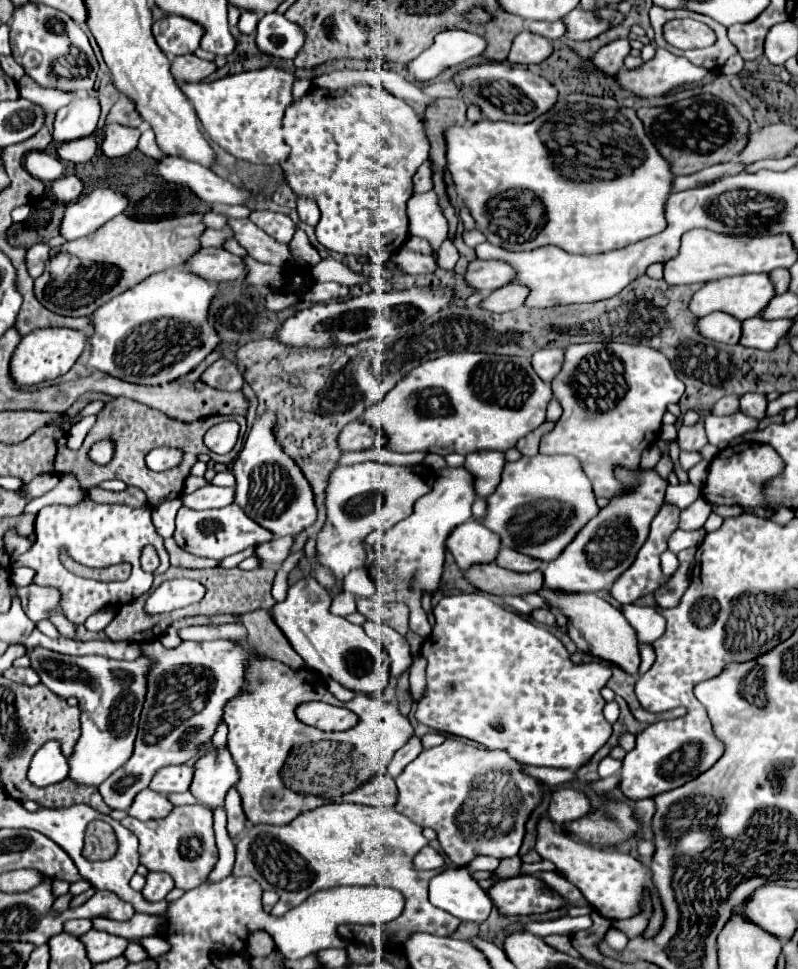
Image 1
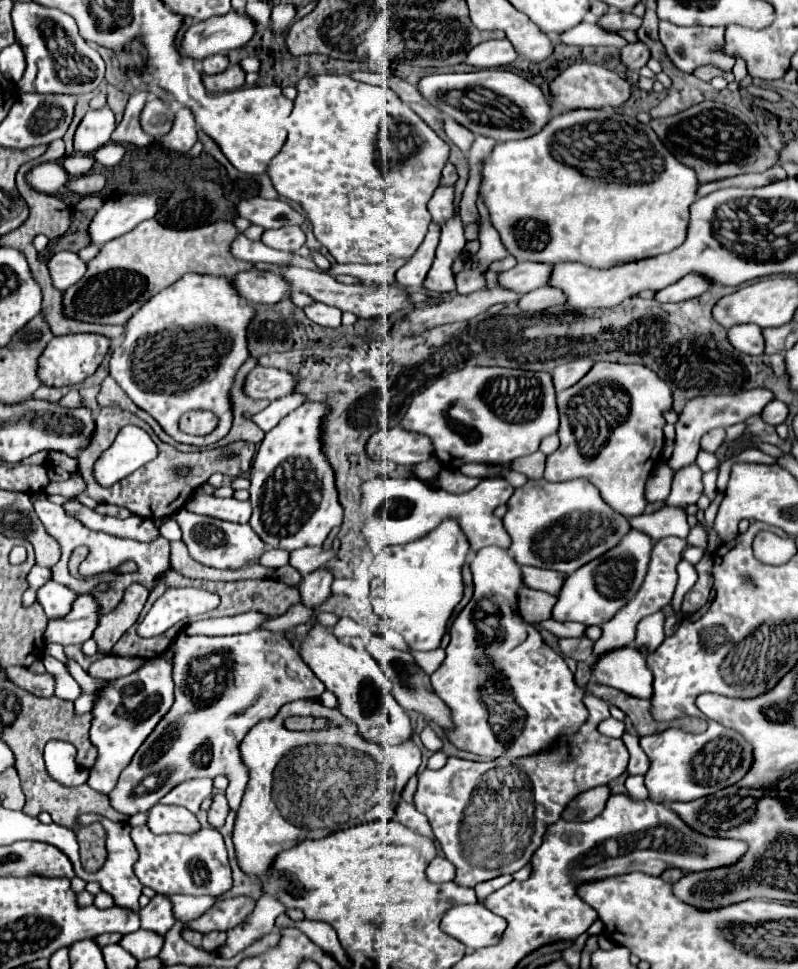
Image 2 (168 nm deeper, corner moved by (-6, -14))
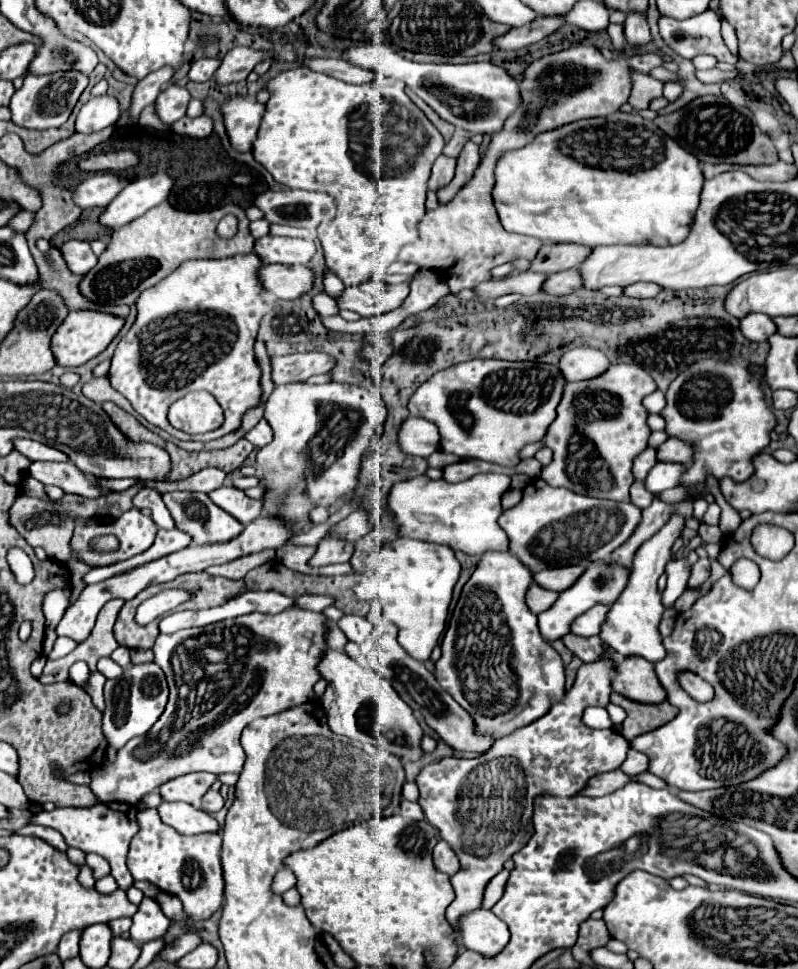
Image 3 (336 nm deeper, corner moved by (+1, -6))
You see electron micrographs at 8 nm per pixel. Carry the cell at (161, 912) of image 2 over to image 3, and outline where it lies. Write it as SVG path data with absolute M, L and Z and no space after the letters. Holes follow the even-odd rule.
M143 898L139 904L137 914L133 916L133 926L131 926L131 938L139 944L145 944L149 940L155 940L163 936L169 928L169 918L163 914L161 906L153 898Z

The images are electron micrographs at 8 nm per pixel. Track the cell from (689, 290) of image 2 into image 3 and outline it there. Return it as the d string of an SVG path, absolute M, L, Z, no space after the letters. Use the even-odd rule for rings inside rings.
M637 282L625 288L625 296L633 296L633 298L655 298L661 292L661 288L657 284L647 284L647 282Z

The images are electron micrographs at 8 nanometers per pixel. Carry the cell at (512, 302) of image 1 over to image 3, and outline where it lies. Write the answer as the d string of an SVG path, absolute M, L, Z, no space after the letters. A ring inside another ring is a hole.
M565 270L565 272L551 274L551 276L547 276L547 284L543 284L543 292L553 294L553 296L571 294L577 288L581 288L581 278L579 278L577 270Z

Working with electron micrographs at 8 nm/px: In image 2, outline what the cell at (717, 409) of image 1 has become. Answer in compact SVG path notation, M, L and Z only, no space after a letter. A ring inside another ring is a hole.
M714 428L714 430L706 432L706 436L702 436L702 440L700 440L700 450L714 454L714 452L720 448L720 444L724 442L724 438L726 438L724 428Z

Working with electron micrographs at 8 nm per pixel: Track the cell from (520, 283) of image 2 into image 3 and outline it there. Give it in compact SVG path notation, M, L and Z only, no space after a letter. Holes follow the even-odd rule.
M543 244L535 254L535 260L531 260L529 270L555 274L569 268L577 268L587 258L589 252L591 248L577 246L577 244Z

